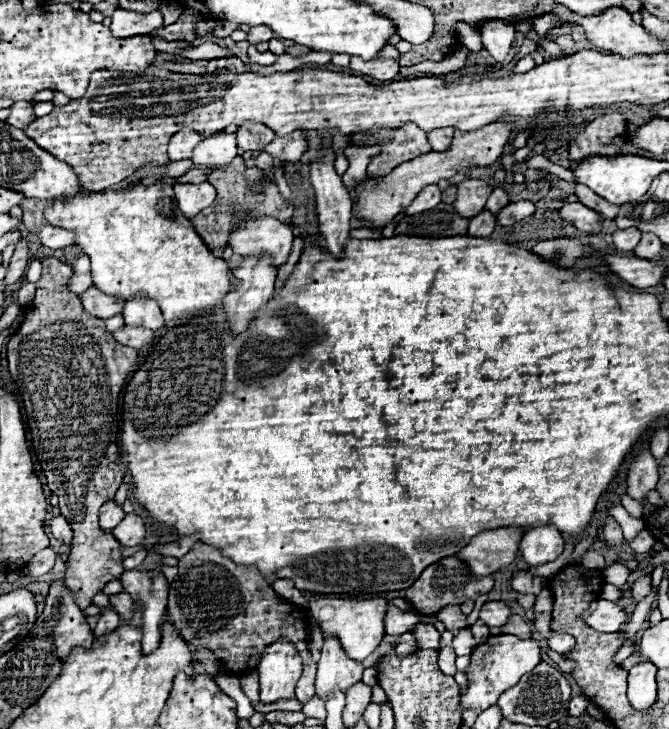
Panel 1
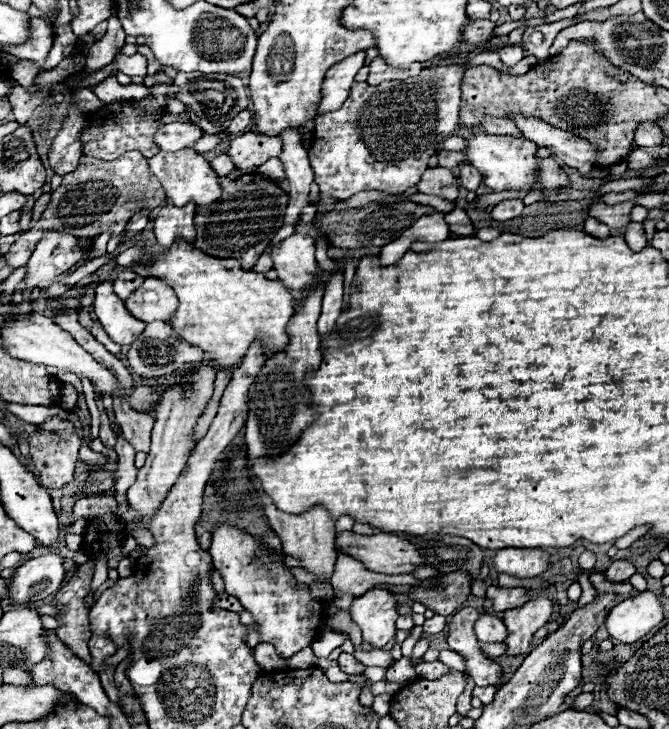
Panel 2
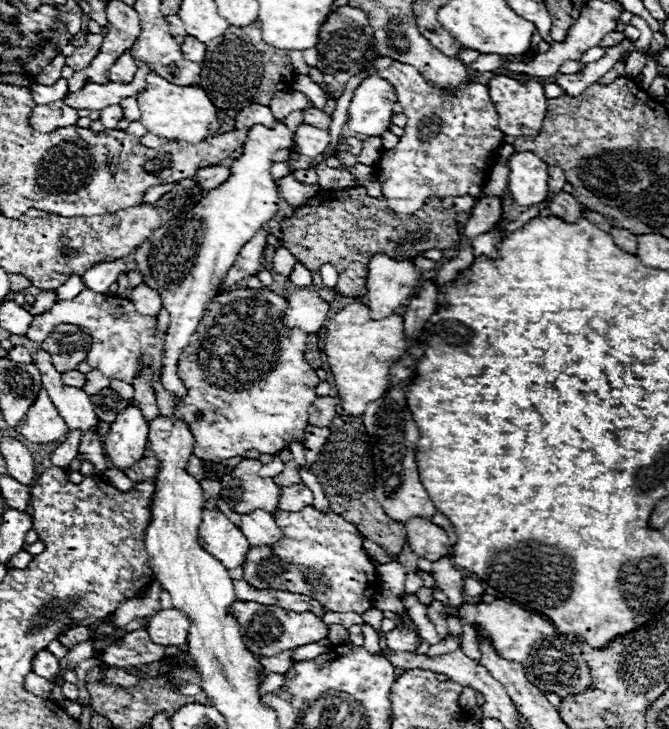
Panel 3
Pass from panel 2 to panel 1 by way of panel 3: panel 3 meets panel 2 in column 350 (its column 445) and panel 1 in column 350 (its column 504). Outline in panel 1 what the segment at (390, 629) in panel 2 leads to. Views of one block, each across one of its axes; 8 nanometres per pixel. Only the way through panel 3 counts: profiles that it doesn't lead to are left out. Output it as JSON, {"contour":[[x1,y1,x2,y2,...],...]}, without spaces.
{"contour":[[314,596,310,600,312,618,318,620,324,636,336,636,348,658,362,662,370,656,384,638,384,616,388,610,388,602,384,598,372,600,340,600,340,598,322,598]]}

